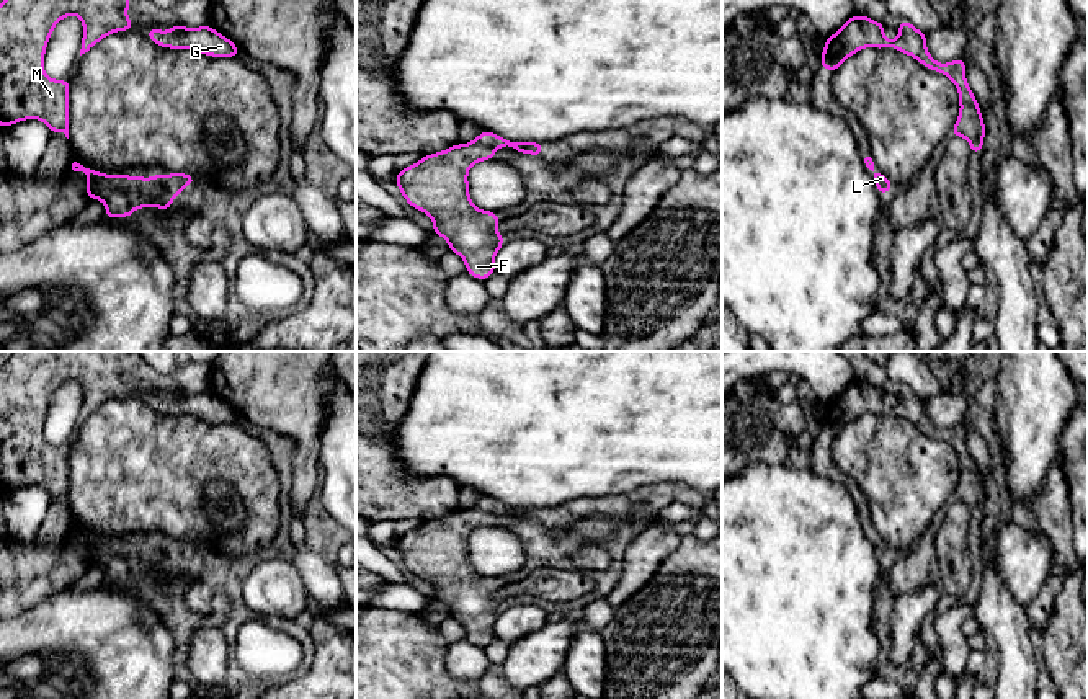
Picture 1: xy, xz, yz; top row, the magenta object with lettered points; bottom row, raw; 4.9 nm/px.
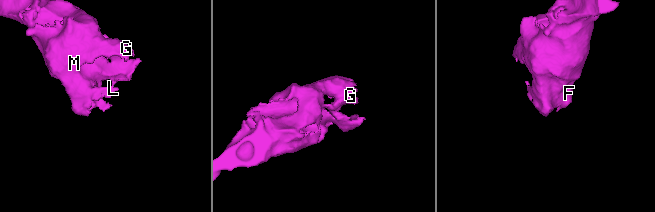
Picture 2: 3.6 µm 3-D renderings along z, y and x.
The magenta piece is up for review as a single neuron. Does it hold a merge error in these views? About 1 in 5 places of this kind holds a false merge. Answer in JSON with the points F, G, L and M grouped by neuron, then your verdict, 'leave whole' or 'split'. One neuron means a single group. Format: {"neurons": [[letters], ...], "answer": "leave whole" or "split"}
{"neurons": [["F", "G", "L", "M"]], "answer": "leave whole"}

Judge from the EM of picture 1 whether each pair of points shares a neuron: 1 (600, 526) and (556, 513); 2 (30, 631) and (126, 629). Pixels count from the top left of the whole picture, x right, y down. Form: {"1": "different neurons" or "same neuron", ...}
{"1": "different neurons", "2": "same neuron"}

